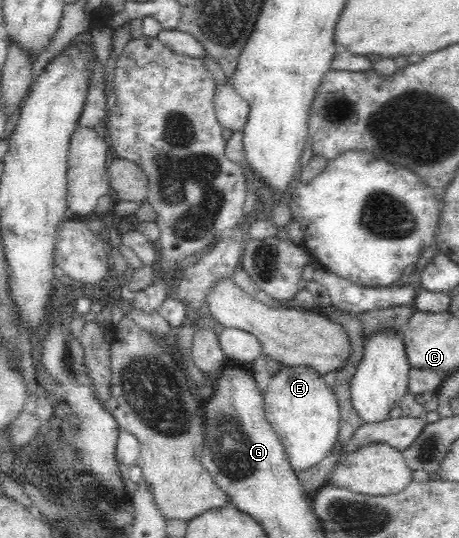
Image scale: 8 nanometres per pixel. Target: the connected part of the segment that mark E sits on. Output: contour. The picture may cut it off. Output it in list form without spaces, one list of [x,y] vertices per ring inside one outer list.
[[[282,368],[269,380],[264,394],[265,418],[278,436],[291,468],[308,471],[322,463],[340,436],[340,412],[335,394],[312,368]]]

